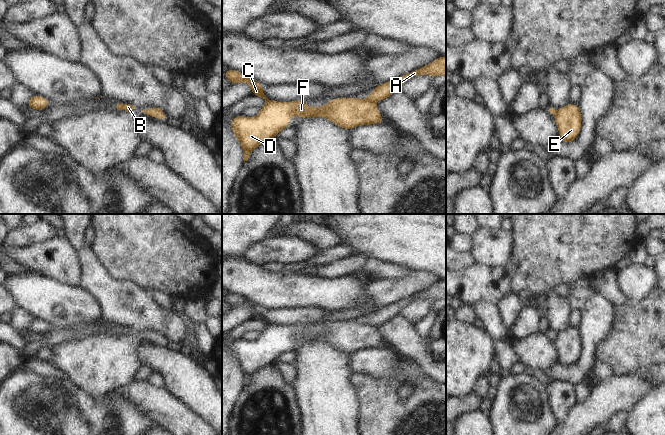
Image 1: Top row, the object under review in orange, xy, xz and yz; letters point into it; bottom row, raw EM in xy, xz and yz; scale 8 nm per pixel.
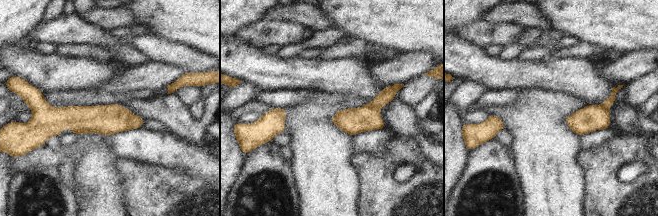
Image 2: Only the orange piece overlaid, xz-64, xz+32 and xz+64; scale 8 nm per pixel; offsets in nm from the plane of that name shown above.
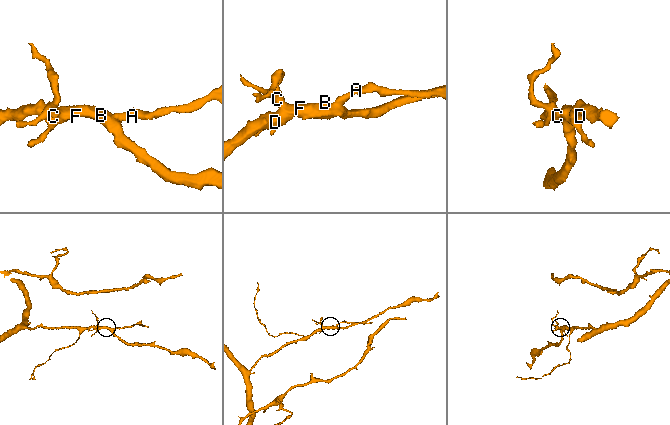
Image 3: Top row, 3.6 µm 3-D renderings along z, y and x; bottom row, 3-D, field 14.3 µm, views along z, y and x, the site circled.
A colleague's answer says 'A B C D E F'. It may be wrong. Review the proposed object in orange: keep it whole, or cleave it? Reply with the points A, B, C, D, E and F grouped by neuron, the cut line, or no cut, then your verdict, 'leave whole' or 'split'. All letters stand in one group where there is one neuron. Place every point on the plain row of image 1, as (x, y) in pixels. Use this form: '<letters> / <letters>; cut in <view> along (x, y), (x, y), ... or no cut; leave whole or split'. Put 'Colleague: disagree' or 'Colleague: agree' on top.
Colleague: disagree
A / B C D E F; cut in xz along (370, 319), (373, 324); split

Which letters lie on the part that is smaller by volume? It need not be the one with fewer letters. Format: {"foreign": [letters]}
{"foreign": ["A"]}

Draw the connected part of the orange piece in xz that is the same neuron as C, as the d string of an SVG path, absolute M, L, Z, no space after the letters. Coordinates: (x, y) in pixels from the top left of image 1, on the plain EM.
M225 293L224 299L231 308L247 307L251 311L252 320L261 321L266 325L256 340L240 339L230 344L232 357L243 372L244 386L255 372L274 363L279 356L287 352L295 338L300 343L321 341L346 354L362 349L384 347L383 340L371 320L362 324L354 320L331 322L326 329L310 331L301 324L290 326L269 324L263 317L264 309L237 294Z

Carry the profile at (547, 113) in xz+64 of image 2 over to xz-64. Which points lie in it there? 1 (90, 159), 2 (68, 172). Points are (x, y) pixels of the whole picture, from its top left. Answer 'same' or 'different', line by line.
1: same
2: different

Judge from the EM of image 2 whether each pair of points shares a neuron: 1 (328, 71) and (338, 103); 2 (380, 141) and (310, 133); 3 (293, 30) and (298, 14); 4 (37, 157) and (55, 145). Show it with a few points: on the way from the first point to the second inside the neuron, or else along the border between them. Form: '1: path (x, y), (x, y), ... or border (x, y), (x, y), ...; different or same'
1: border (313, 90), (337, 93), (343, 96); different
2: border (351, 137), (351, 150), (354, 153); different
3: border (272, 19), (289, 19), (301, 23), (313, 31); different
4: border (45, 145), (53, 150), (60, 150), (62, 148); different

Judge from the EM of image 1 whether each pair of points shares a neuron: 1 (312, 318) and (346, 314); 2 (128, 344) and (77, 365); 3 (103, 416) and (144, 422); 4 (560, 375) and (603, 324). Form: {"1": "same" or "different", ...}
{"1": "same", "2": "same", "3": "same", "4": "same"}

